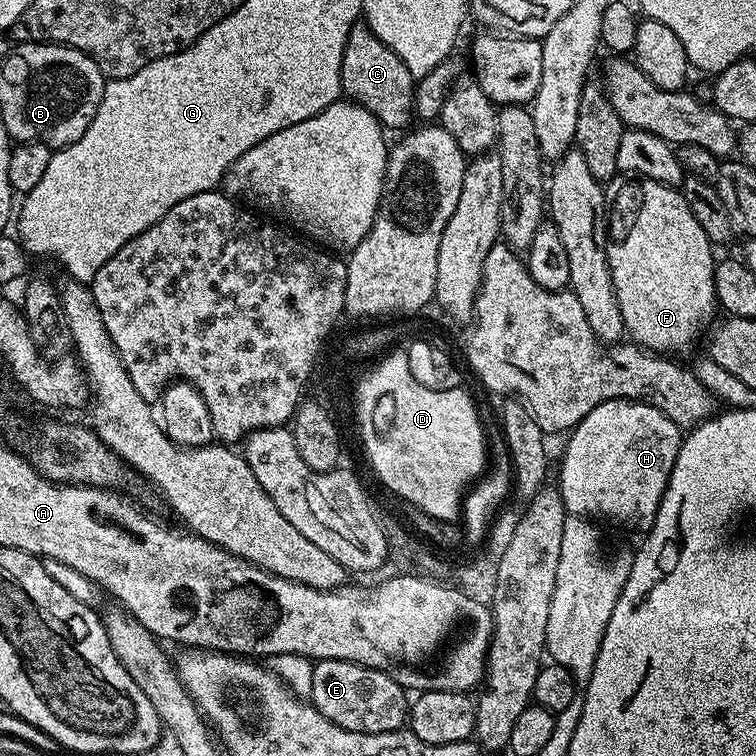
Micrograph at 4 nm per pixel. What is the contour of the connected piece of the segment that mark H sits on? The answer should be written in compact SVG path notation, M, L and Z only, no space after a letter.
M607 400L582 422L571 429L564 448L564 457L560 460L560 497L566 510L573 516L591 518L593 521L609 520L612 524L621 524L624 528L637 528L640 534L647 533L652 527L658 506L668 488L668 479L674 470L678 450L682 439L682 430L662 410L639 400Z

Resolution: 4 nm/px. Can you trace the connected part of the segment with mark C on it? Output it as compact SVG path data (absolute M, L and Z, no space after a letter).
M357 22L346 38L346 50L342 54L340 86L343 95L353 104L360 104L385 129L404 128L414 120L414 106L417 81L406 70L406 62L394 54L368 29L367 23Z

